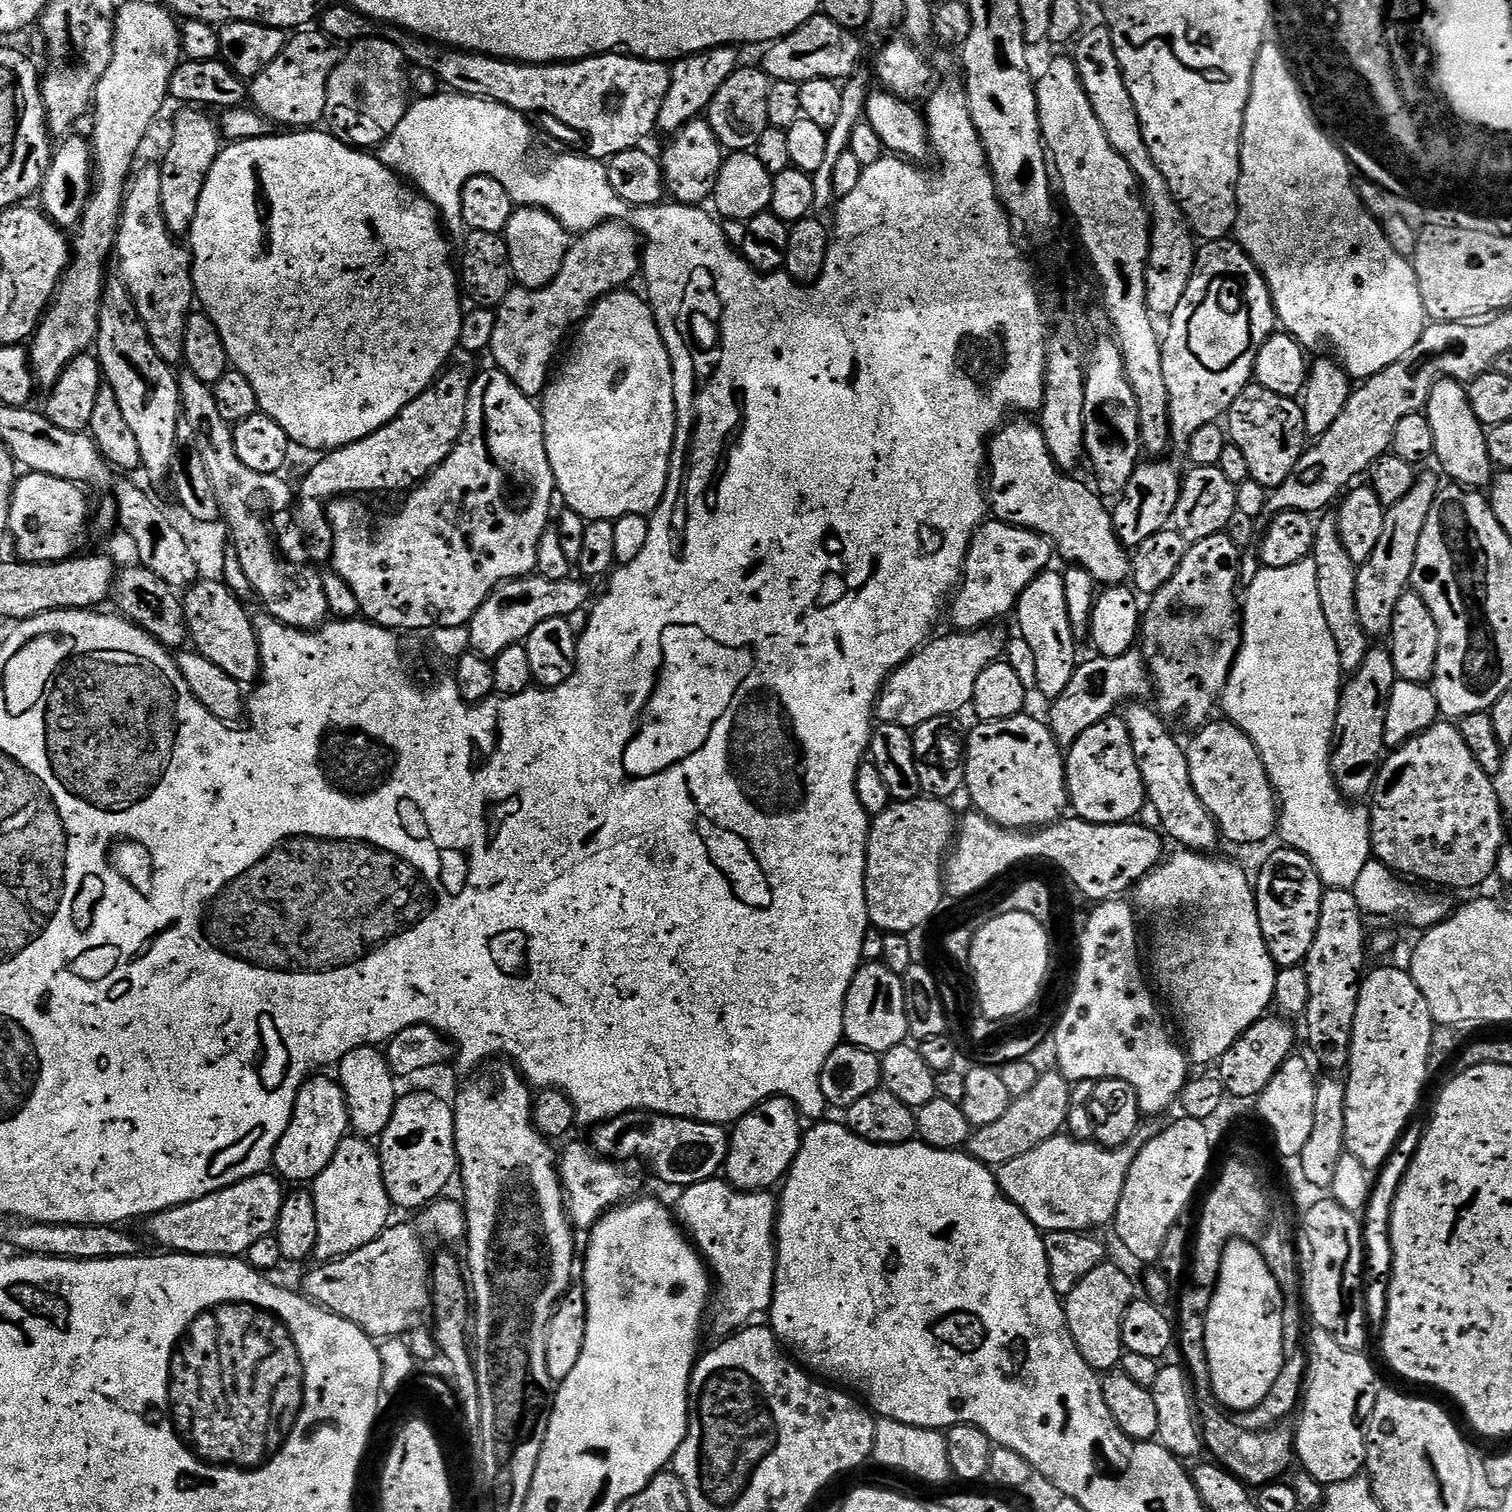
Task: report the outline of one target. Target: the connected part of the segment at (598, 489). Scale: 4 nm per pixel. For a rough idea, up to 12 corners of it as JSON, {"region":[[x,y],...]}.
{"region":[[597,300],[542,393],[559,499],[647,517],[676,440],[652,306]]}

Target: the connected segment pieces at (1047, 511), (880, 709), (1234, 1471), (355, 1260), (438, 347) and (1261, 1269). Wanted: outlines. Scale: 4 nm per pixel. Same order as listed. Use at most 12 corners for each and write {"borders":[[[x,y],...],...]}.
{"borders":[[[1037,423],[989,441],[997,519],[1048,537],[1097,585],[1130,556],[1098,492],[1060,470]],[[992,630],[925,643],[889,675],[877,719],[914,730],[972,703]],[[1223,1407],[1198,1408],[1202,1444],[1243,1484],[1279,1481],[1294,1464],[1296,1429],[1236,1426]],[[412,1224],[317,1263],[313,1304],[383,1342],[430,1308]],[[331,131],[229,143],[192,286],[324,454],[441,375],[431,202]],[[1232,1240],[1205,1314],[1212,1395],[1233,1413],[1285,1364],[1284,1292]]]}

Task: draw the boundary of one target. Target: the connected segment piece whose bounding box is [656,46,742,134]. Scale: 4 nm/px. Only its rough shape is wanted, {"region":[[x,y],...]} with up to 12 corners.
{"region":[[735,47],[675,61],[657,129],[677,134],[742,60]]}

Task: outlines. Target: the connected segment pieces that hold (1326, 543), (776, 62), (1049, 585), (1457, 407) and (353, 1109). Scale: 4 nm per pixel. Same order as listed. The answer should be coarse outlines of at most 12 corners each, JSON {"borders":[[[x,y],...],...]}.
{"borders":[[[1337,515],[1317,521],[1312,559],[1340,667],[1351,674],[1370,640],[1357,618],[1358,568]],[[817,14],[767,45],[769,81],[857,75],[861,37]],[[1045,570],[1014,609],[1034,650],[1035,687],[1066,690],[1078,665],[1078,636],[1064,577]],[[1467,387],[1430,392],[1435,459],[1449,481],[1487,489],[1494,465]],[[376,1046],[340,1059],[351,1131],[383,1136],[397,1077]]]}

